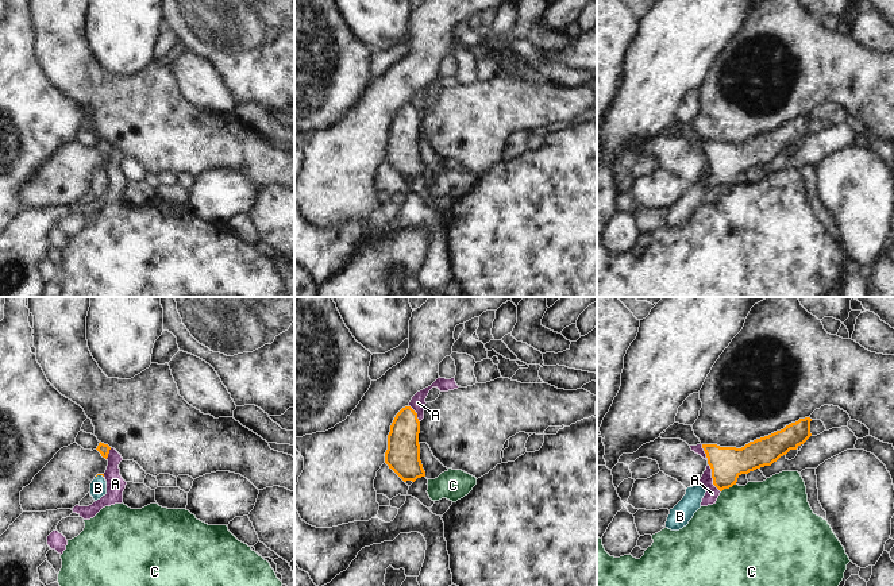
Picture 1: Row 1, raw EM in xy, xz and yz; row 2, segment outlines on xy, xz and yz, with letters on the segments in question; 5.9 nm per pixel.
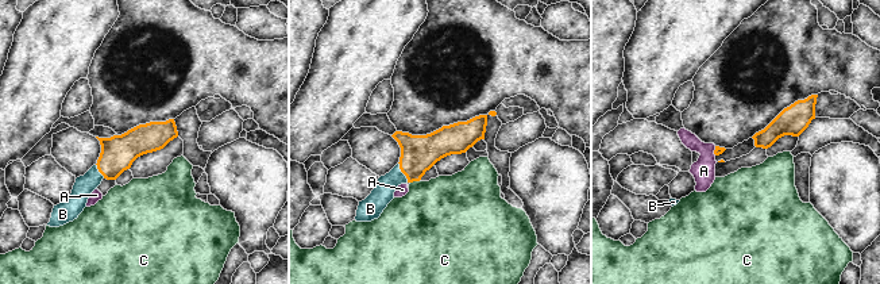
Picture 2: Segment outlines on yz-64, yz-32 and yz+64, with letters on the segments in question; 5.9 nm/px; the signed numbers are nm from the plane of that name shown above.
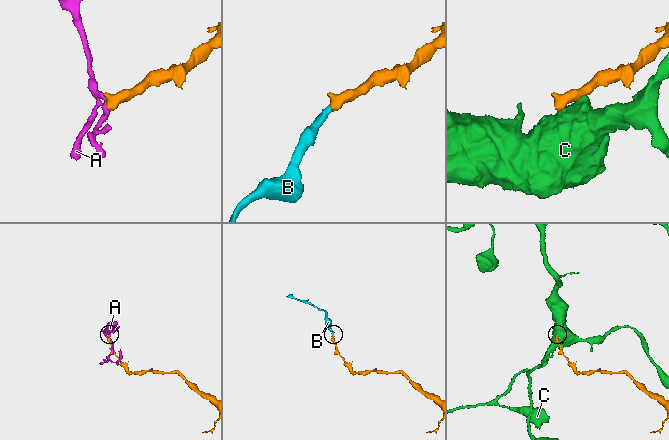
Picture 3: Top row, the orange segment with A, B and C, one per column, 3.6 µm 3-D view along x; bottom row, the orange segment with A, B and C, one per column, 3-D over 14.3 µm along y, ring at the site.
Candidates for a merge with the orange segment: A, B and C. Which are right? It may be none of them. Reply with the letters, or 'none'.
B

